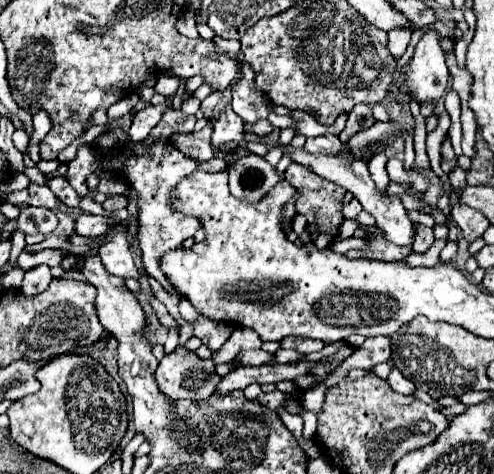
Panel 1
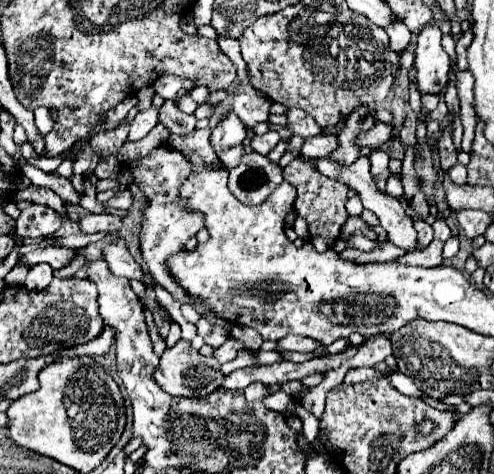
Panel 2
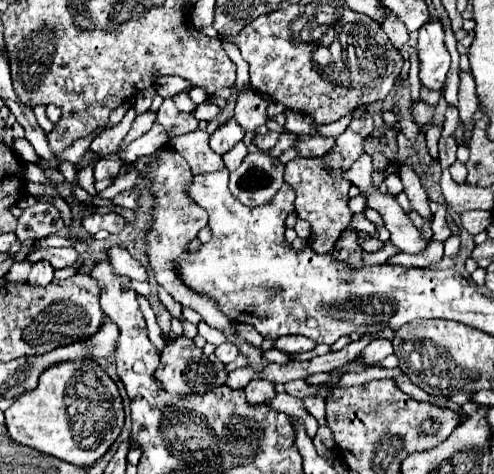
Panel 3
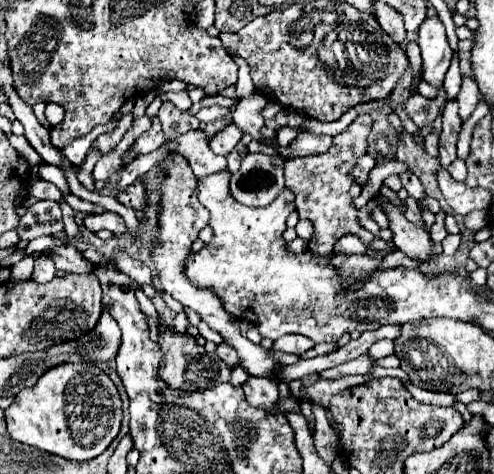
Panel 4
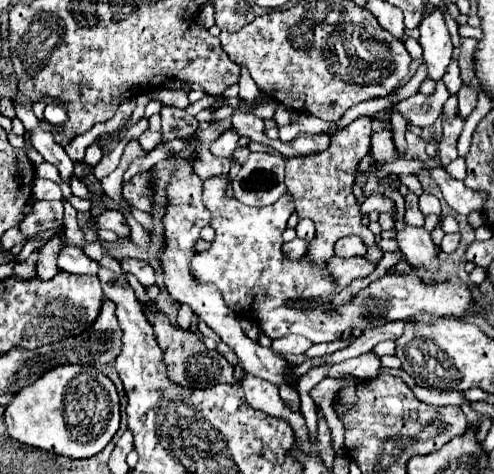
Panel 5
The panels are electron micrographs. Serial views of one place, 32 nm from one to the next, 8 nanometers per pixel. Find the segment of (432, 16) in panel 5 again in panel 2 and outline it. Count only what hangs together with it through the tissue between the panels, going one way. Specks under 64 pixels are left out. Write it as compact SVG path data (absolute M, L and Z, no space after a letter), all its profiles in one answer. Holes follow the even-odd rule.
M428 24L420 30L416 42L414 64L418 90L442 94L450 70L450 56L442 48L442 30L436 24Z

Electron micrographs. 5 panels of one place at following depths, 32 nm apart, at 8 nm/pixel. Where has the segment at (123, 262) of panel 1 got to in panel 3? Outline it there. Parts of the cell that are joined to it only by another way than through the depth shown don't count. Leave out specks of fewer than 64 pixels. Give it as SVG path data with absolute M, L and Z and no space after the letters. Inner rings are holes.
M114 246L110 248L108 254L110 254L108 262L112 264L116 274L128 276L130 280L138 280L138 282L148 282L148 268L142 266L138 260L134 260L124 248Z

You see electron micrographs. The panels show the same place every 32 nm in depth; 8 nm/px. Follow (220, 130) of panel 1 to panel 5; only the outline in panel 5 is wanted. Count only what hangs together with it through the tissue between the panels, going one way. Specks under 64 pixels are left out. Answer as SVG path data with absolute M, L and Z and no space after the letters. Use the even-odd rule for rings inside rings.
M228 130L228 132L224 132L224 134L210 146L210 152L212 152L214 156L218 156L218 158L230 158L232 152L234 152L234 148L236 148L236 142L238 142L236 132Z

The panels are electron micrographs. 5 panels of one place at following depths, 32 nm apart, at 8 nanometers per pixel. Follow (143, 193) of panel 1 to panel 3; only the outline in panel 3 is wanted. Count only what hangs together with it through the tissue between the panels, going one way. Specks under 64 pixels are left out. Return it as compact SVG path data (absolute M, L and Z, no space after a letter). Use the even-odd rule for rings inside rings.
M170 148L168 150L160 150L158 152L158 160L152 162L152 166L142 176L150 176L154 180L152 190L156 194L154 222L152 222L148 240L146 240L146 244L148 244L146 252L148 252L148 260L152 264L152 270L156 274L156 280L162 284L162 288L174 300L178 300L182 306L188 306L188 308L196 310L206 324L210 324L212 328L220 330L226 336L226 340L232 342L238 348L238 352L248 360L248 368L252 368L254 372L262 372L264 368L270 366L270 362L264 360L264 356L262 356L264 350L256 348L250 342L246 342L244 338L240 338L238 332L236 332L236 322L232 322L228 316L224 316L224 312L218 308L216 300L212 300L208 294L200 294L200 292L194 292L192 288L188 288L184 284L180 272L178 272L178 256L188 252L190 240L194 240L196 234L208 224L208 212L204 208L200 208L190 198L190 194L186 192L186 188L192 184L192 178L194 178L188 162L176 150L170 150Z

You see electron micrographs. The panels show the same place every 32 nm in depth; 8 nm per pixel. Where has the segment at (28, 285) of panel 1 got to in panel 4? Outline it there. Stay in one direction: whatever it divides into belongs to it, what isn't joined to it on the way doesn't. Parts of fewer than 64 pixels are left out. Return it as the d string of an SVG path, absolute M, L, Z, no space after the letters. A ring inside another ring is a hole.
M54 246L46 248L46 250L36 258L32 280L36 280L36 282L48 282L48 280L52 280L52 278L56 276L56 266L54 266L54 260L52 260L52 250L54 250Z

